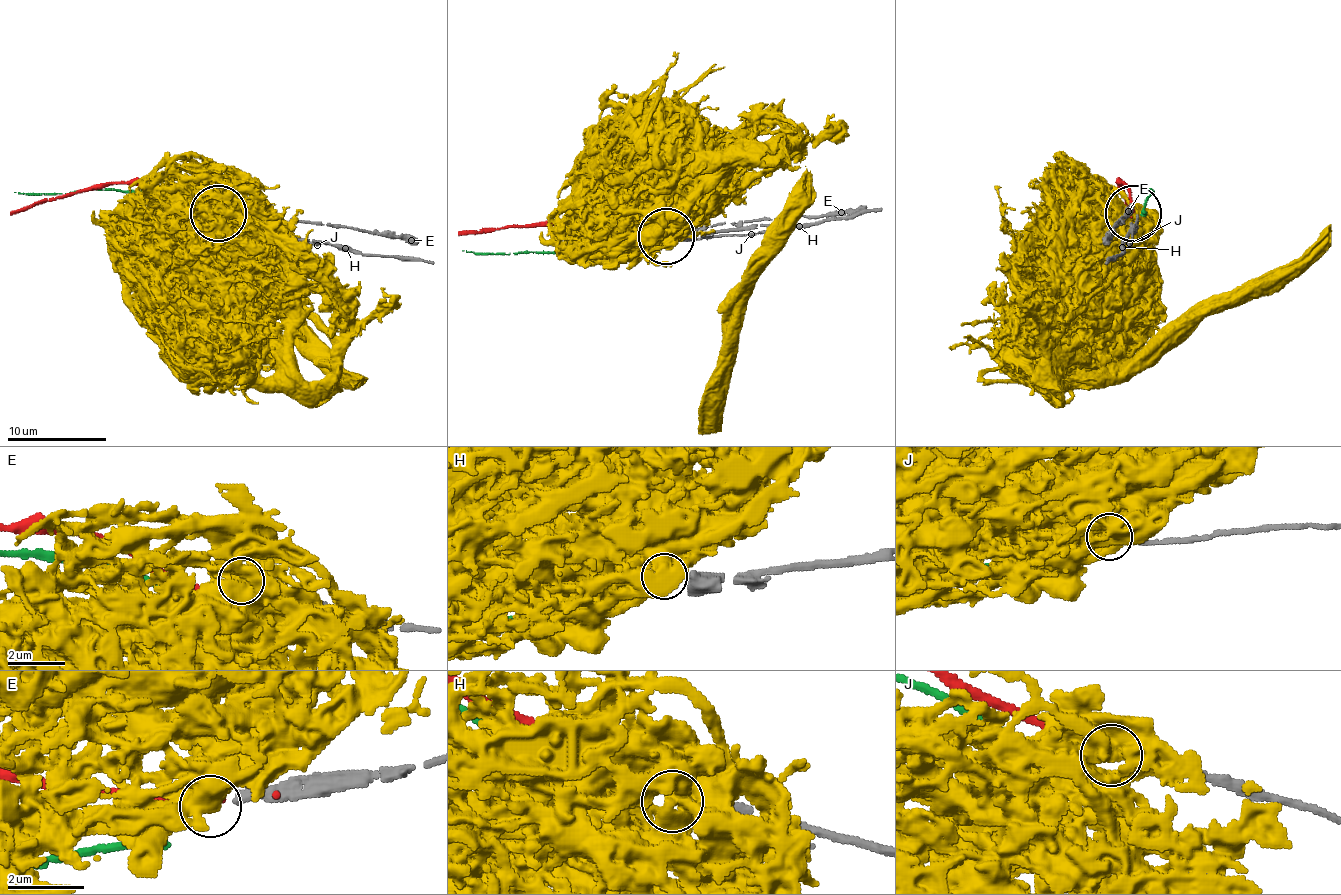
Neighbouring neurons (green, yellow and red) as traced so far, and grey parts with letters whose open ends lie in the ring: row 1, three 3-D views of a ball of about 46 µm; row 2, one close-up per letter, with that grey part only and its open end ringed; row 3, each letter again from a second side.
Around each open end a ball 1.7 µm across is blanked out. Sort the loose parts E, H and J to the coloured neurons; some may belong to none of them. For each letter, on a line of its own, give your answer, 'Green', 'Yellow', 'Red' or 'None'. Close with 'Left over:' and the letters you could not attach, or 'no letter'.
E: None
H: Red
J: None
Left over: E, J

